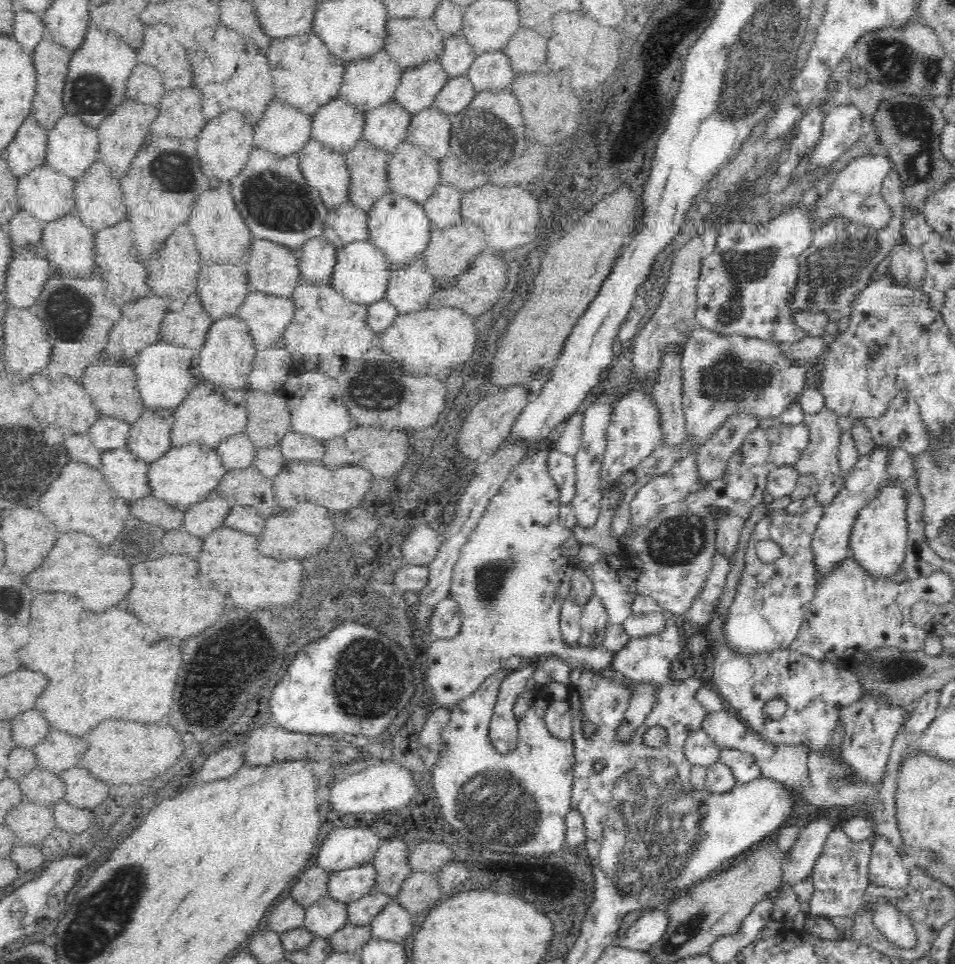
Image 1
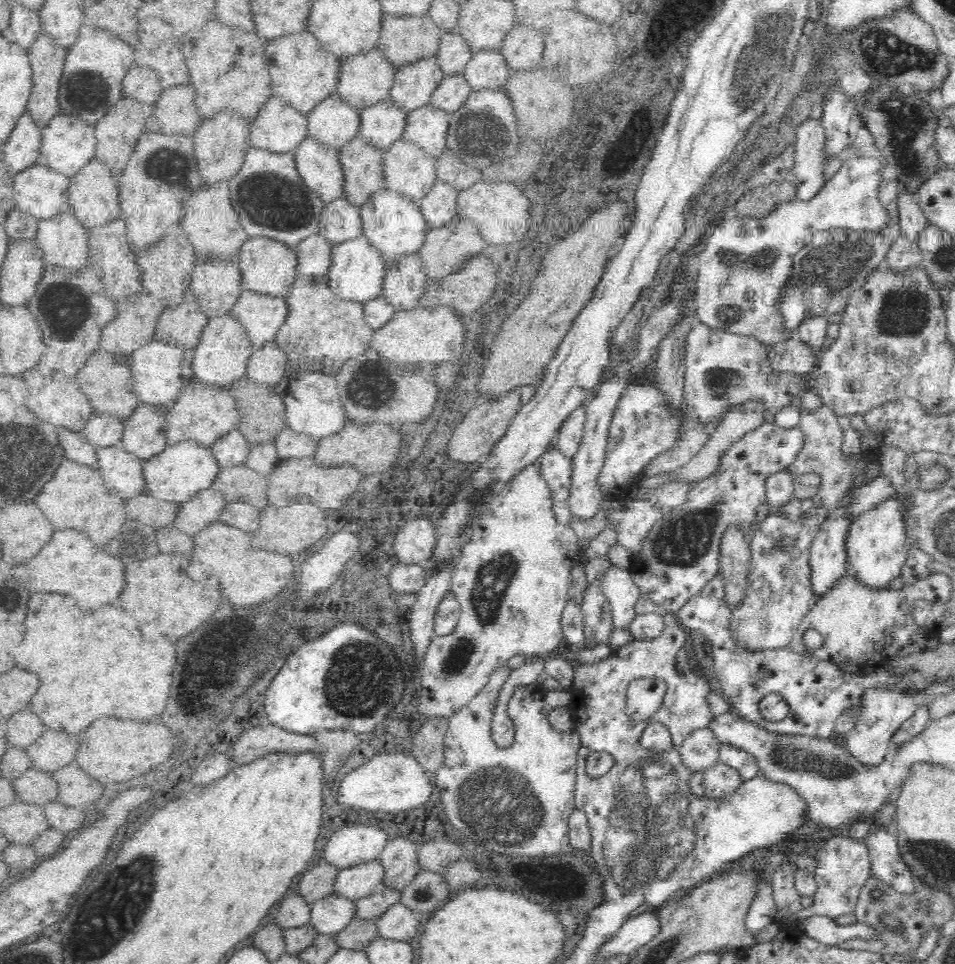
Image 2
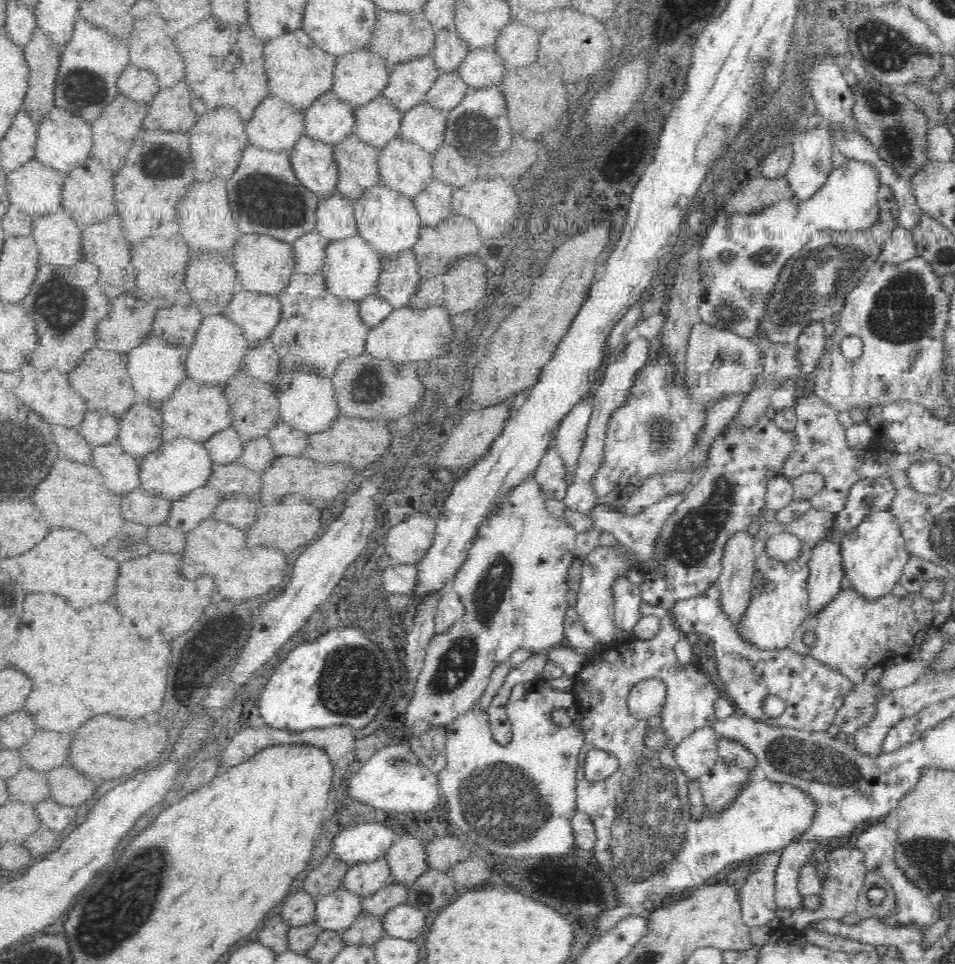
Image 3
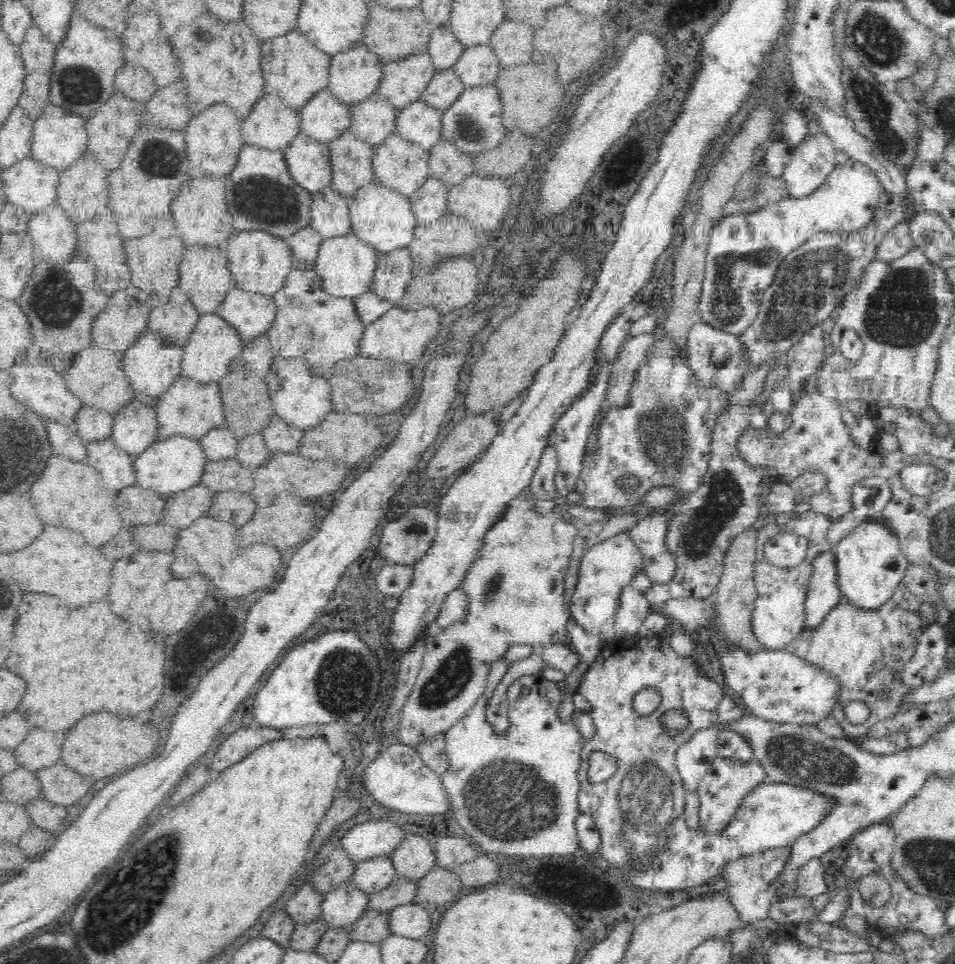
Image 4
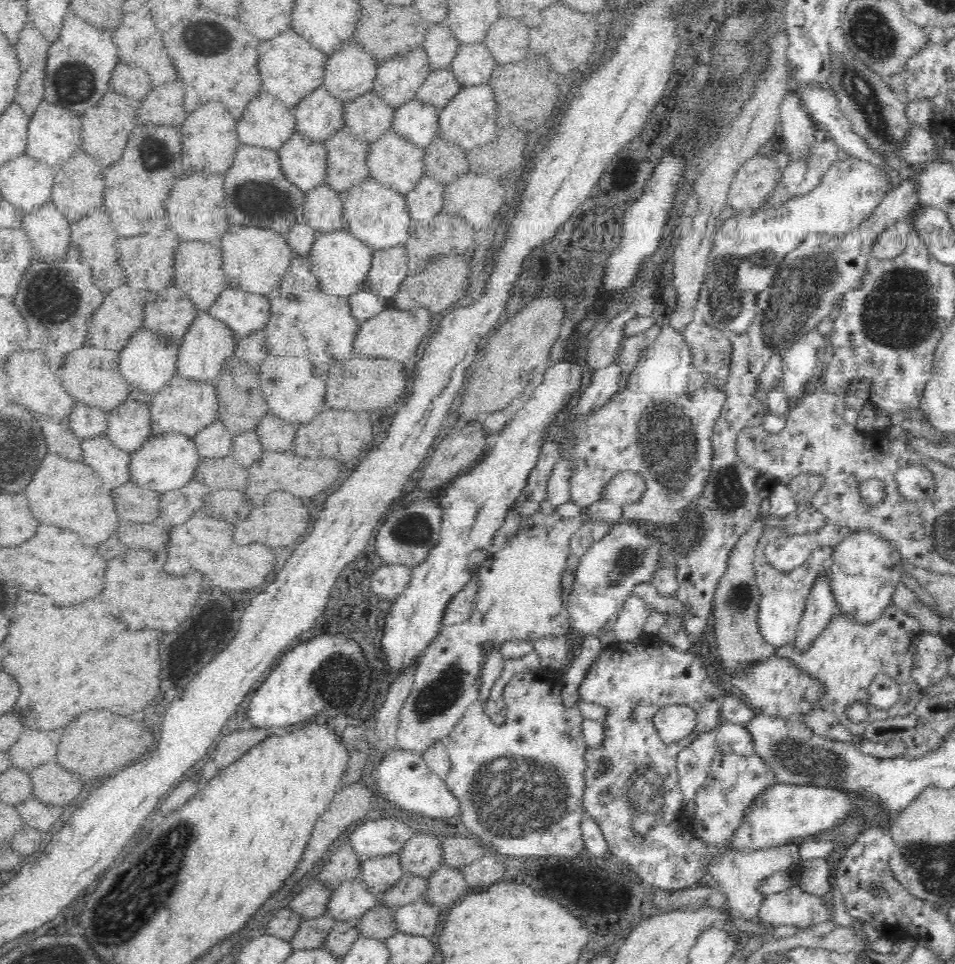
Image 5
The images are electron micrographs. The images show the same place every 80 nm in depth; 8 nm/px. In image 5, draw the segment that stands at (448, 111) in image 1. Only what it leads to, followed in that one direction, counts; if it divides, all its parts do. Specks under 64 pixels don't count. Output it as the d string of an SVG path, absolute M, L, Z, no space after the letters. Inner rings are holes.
M431 68L428 76L420 83L415 98L439 110L448 104L460 86L449 68Z

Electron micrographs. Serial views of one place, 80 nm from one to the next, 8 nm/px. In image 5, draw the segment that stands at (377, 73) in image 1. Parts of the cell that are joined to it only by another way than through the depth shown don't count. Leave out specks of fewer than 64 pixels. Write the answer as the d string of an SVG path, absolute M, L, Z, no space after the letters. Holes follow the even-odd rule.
M348 41L325 55L322 86L341 101L371 91L377 61L356 42Z

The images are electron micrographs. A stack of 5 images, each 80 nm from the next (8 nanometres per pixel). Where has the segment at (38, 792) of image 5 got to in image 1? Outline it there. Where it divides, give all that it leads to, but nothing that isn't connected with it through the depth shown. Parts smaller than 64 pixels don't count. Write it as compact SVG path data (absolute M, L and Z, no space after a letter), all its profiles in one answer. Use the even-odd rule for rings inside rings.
M82 765L62 770L57 775L66 788L63 800L69 804L92 809L102 803L109 794L110 784L99 781Z

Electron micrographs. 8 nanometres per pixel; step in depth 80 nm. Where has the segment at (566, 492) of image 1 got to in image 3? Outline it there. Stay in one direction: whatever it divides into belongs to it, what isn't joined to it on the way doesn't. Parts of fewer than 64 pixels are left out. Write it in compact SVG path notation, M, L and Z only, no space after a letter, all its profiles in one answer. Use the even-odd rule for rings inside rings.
M550 447L536 467L533 479L546 499L563 500L567 484L563 481L564 467L557 450Z

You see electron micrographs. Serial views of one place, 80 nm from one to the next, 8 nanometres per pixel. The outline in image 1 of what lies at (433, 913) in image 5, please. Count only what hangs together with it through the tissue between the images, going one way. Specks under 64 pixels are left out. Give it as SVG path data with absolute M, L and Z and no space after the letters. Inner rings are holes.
M396 901L388 904L370 923L373 938L403 943L414 932L414 914Z

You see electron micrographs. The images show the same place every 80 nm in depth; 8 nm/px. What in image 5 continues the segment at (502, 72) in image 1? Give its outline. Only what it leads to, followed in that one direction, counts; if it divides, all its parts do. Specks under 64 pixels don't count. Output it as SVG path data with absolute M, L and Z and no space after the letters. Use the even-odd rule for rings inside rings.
M461 43L448 68L461 86L484 84L494 68L494 58L482 44Z

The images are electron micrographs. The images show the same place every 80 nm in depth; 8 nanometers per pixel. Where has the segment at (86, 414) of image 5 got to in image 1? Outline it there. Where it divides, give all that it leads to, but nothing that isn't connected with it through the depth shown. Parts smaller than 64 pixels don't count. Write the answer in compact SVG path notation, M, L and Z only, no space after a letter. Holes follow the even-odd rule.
M101 413L99 418L88 428L92 444L101 451L125 448L128 442L130 424L118 417Z

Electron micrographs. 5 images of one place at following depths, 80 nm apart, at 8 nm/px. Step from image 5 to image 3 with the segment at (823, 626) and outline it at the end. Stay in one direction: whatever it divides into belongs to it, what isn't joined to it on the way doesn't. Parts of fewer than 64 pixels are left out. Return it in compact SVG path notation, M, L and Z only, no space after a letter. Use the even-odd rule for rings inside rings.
M831 530L824 541L814 546L808 562L808 615L812 617L821 614L838 597L844 585L839 543L830 536Z

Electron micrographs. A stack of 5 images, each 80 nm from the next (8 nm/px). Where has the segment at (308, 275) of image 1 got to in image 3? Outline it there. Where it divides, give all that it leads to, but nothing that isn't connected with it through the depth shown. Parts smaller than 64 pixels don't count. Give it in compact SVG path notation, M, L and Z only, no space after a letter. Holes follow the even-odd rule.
M316 230L305 232L292 242L296 271L317 270L323 264L325 240Z

